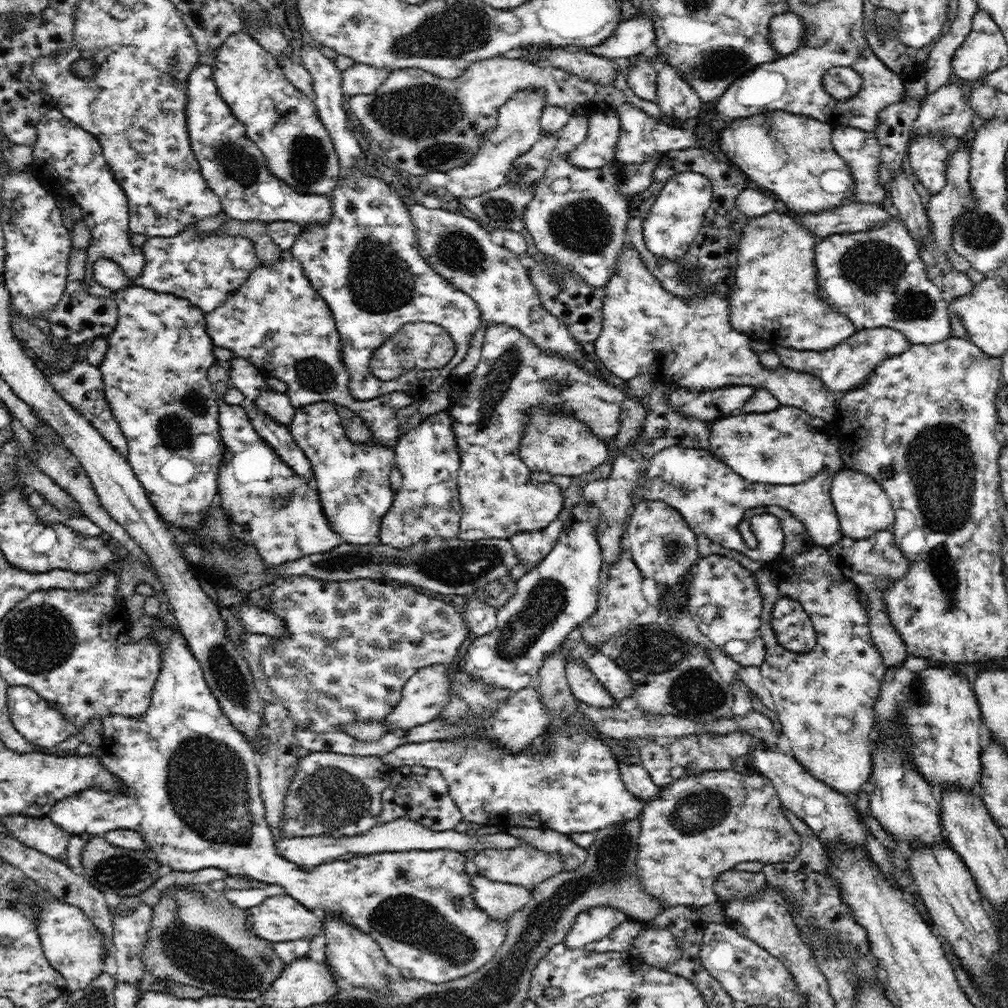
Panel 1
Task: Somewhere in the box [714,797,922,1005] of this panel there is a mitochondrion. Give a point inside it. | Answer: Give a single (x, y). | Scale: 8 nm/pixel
(751, 970)

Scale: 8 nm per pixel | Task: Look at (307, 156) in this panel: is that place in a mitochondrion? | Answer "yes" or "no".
yes

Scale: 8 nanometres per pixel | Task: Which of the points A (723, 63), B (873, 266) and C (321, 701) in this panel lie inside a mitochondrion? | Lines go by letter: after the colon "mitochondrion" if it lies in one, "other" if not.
A: mitochondrion
B: mitochondrion
C: other

